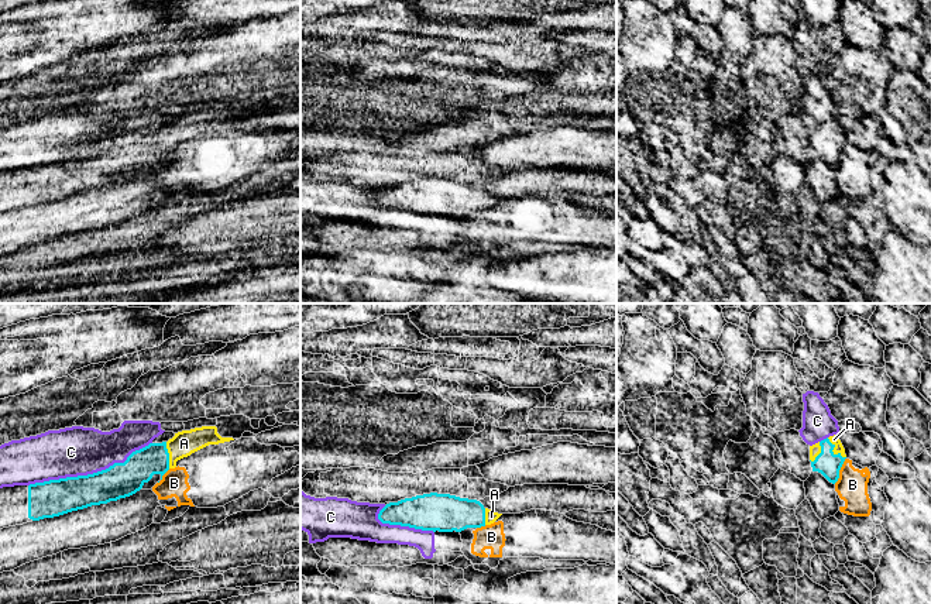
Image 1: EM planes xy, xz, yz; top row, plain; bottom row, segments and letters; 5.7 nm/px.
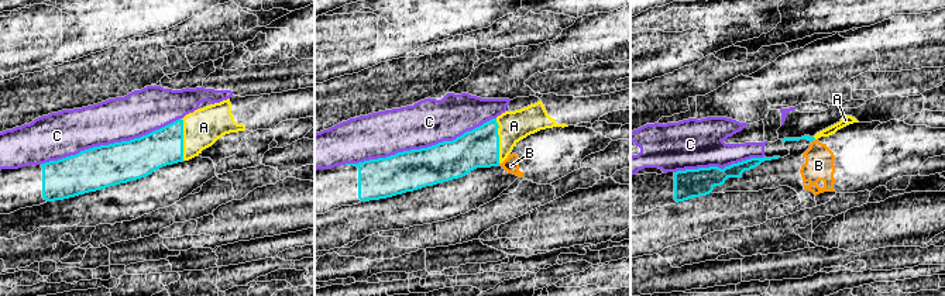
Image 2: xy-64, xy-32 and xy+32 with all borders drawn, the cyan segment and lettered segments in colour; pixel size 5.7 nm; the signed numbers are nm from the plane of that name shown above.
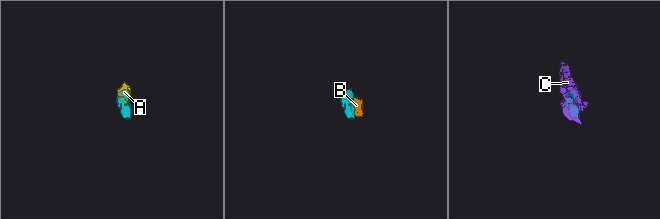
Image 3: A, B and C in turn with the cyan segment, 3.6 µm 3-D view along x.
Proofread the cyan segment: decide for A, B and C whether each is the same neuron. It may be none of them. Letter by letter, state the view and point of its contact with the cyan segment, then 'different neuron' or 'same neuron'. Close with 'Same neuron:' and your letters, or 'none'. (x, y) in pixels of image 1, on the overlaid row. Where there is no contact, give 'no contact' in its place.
A: yz (832, 449) | same neuron
B: yz (840, 469) | different neuron
C: xy (89, 474) | different neuron
Same neuron: A

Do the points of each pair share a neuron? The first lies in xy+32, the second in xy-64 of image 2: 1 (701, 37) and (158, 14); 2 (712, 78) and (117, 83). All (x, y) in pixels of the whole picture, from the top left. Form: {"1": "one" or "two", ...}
{"1": "one", "2": "one"}

